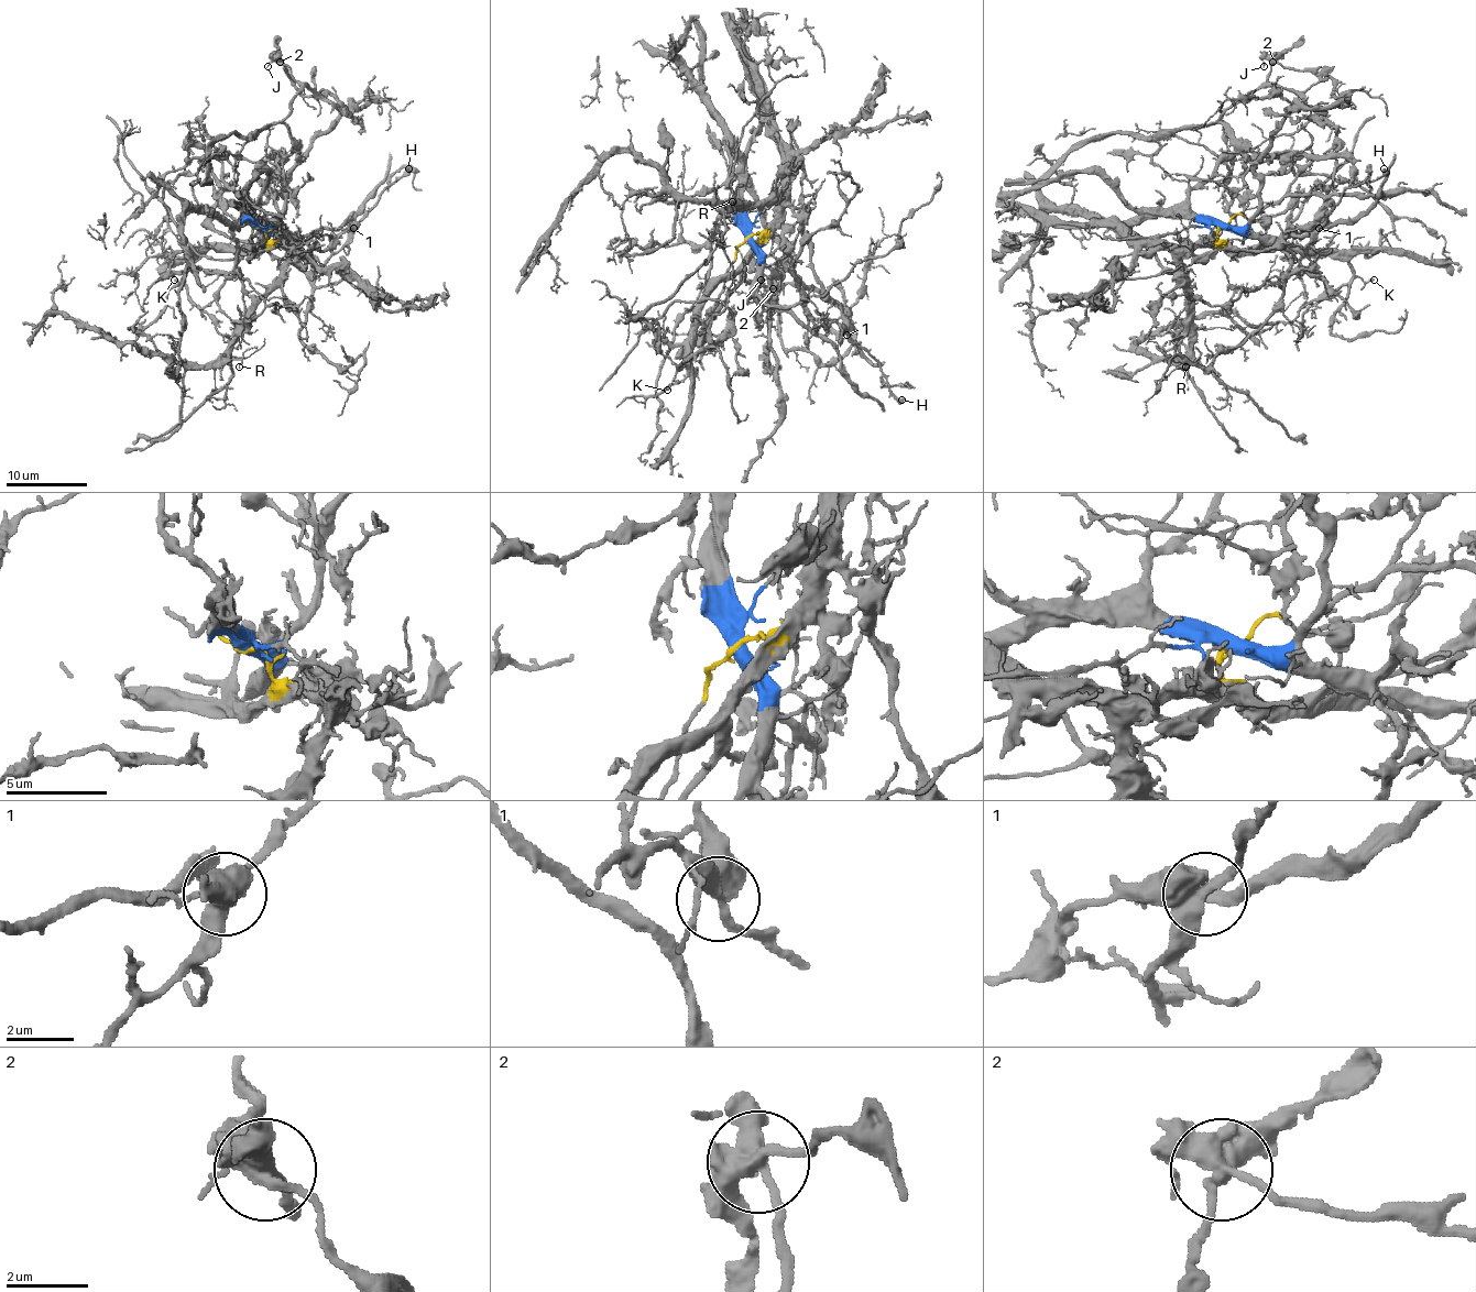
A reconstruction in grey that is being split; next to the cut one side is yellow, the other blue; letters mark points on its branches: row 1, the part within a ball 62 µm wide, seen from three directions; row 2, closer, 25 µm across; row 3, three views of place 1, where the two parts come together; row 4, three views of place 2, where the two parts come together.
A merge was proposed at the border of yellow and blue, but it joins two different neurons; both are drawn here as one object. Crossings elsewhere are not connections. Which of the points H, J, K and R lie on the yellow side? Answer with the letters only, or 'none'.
K, R

